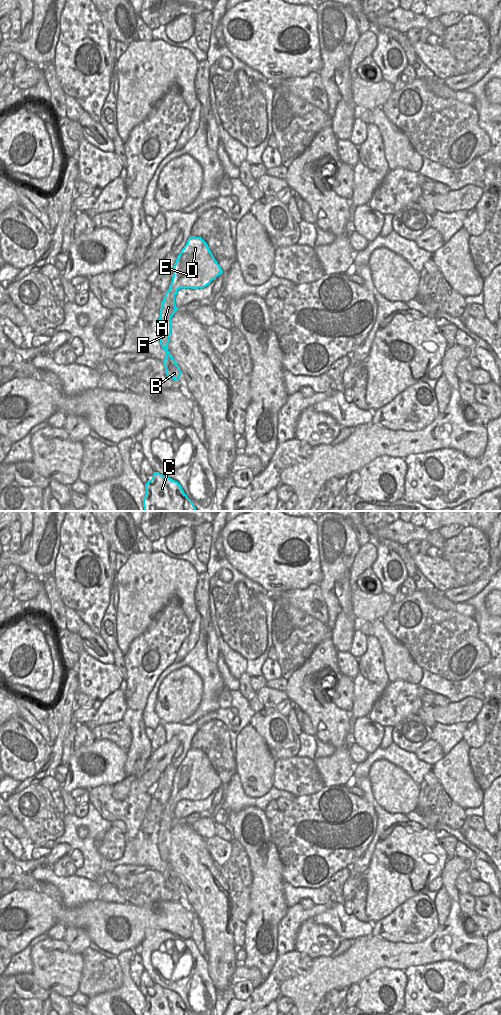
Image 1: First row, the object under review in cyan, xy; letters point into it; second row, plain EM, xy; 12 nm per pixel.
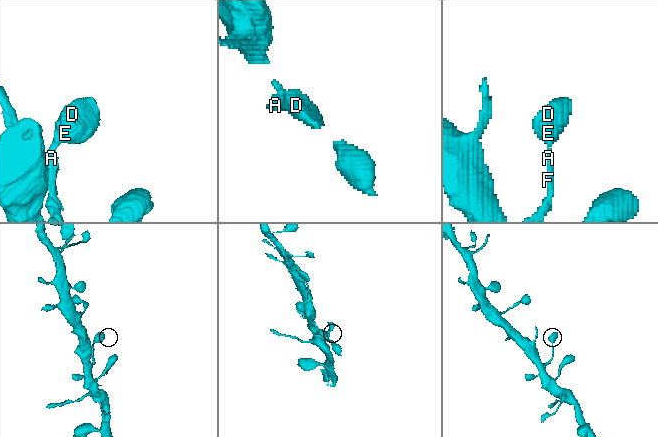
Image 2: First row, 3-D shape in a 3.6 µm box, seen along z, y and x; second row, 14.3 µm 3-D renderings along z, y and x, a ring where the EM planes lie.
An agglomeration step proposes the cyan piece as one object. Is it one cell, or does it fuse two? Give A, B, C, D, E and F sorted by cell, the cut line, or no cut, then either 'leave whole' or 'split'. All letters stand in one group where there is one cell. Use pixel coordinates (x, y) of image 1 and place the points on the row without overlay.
groups A B C D E F; cut none; leave whole

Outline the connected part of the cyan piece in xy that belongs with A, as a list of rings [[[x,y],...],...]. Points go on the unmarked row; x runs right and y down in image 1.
[[[190,748],[173,778],[172,793],[161,815],[160,829],[155,838],[160,857],[165,862],[163,876],[169,890],[178,892],[182,887],[179,878],[168,863],[171,829],[178,821],[175,817],[177,803],[181,800],[204,800],[222,785],[207,755],[201,749]]]

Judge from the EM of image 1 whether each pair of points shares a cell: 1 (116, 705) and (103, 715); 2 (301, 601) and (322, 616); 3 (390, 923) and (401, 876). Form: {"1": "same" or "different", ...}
{"1": "same", "2": "same", "3": "different"}

